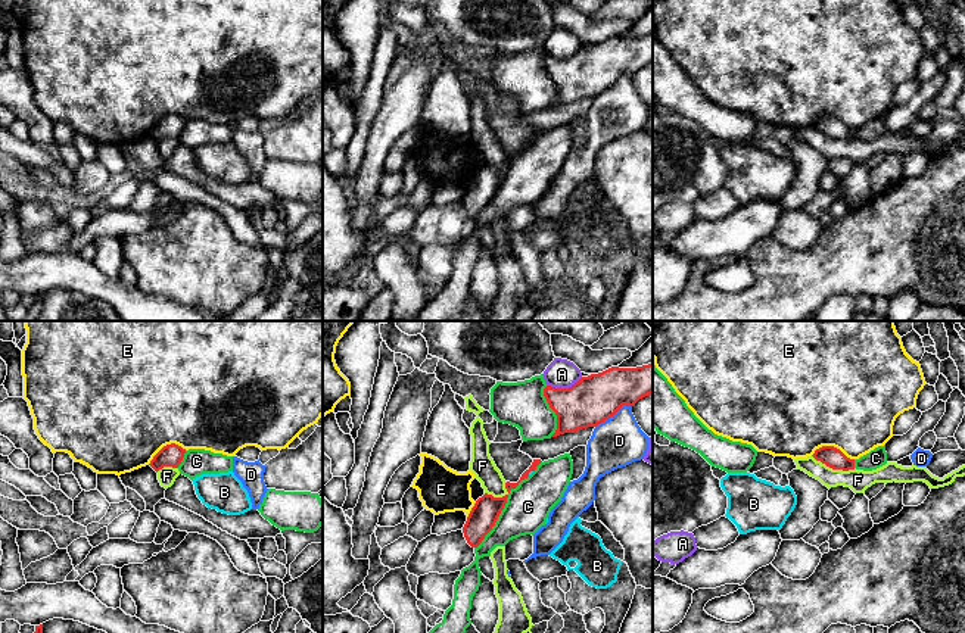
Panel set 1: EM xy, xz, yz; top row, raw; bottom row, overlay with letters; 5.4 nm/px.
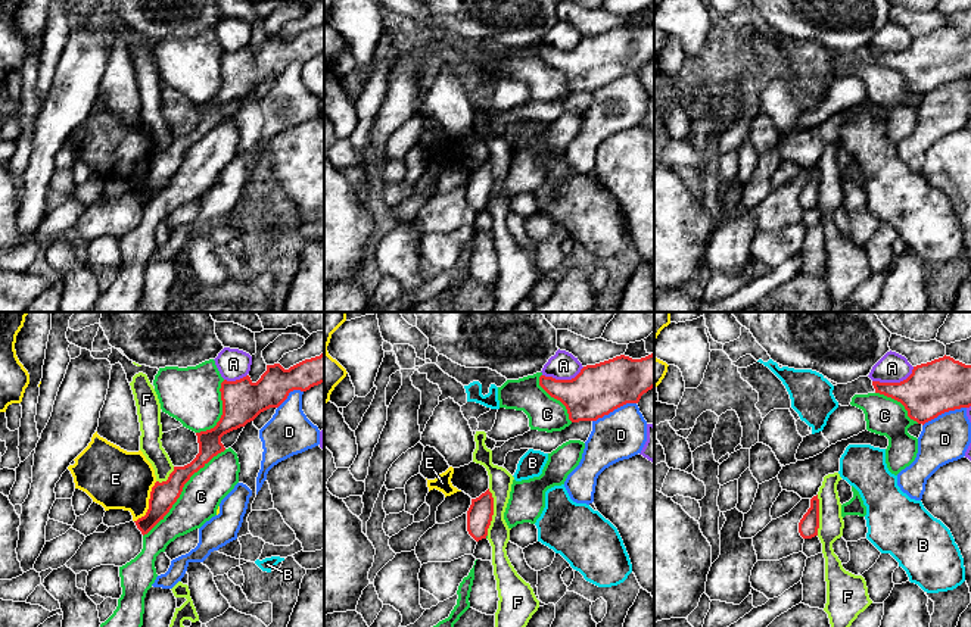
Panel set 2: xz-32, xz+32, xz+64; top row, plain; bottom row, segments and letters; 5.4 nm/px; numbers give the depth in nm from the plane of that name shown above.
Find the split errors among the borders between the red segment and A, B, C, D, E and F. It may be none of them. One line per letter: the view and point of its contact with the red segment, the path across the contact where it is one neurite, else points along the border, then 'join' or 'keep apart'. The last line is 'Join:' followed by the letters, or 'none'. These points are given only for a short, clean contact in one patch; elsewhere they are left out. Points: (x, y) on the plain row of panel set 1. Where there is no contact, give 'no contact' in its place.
A: contact xz (565, 59); keep apart
B: contact xz (529, 142); border xz (532, 140), (528, 145); keep apart
C: contact xz (503, 178); keep apart
D: contact xz (613, 84); keep apart
E: contact yz (833, 117); keep apart
F: contact yz (834, 139); border yz (812, 125), (833, 139), (855, 139); keep apart
Join: none

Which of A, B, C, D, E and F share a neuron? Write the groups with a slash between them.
A / B / C / D / E / F

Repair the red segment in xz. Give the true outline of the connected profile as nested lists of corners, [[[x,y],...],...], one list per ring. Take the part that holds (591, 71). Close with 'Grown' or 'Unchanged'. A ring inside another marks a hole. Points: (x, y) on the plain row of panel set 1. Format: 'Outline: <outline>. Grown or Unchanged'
Outline: [[[653,32],[636,38],[611,37],[582,47],[569,59],[547,56],[544,66],[557,85],[557,100],[551,107],[597,97],[623,75],[634,77],[653,63]]]. Unchanged

